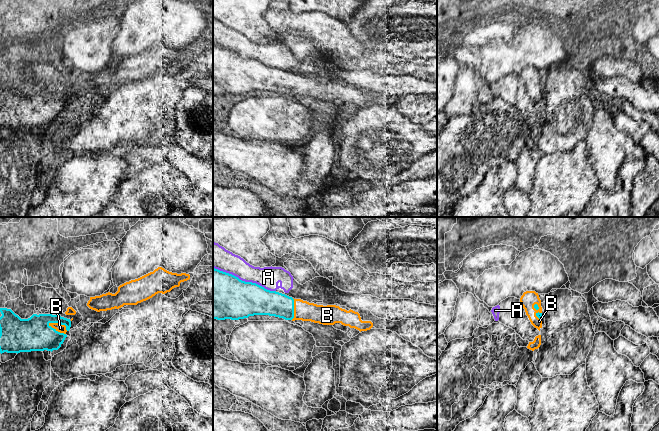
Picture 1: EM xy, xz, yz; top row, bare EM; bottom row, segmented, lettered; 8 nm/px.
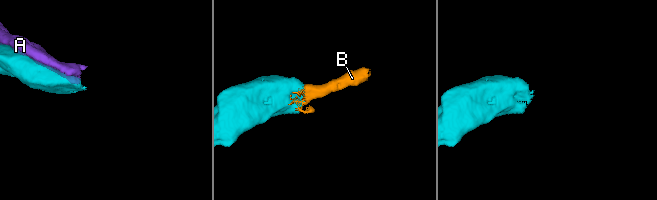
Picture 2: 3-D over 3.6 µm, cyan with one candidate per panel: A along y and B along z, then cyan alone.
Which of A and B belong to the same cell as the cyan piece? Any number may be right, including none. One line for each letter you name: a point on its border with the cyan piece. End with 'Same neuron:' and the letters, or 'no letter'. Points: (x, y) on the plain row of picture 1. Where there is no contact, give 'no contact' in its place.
B: xy (57, 107)
Same neuron: B

